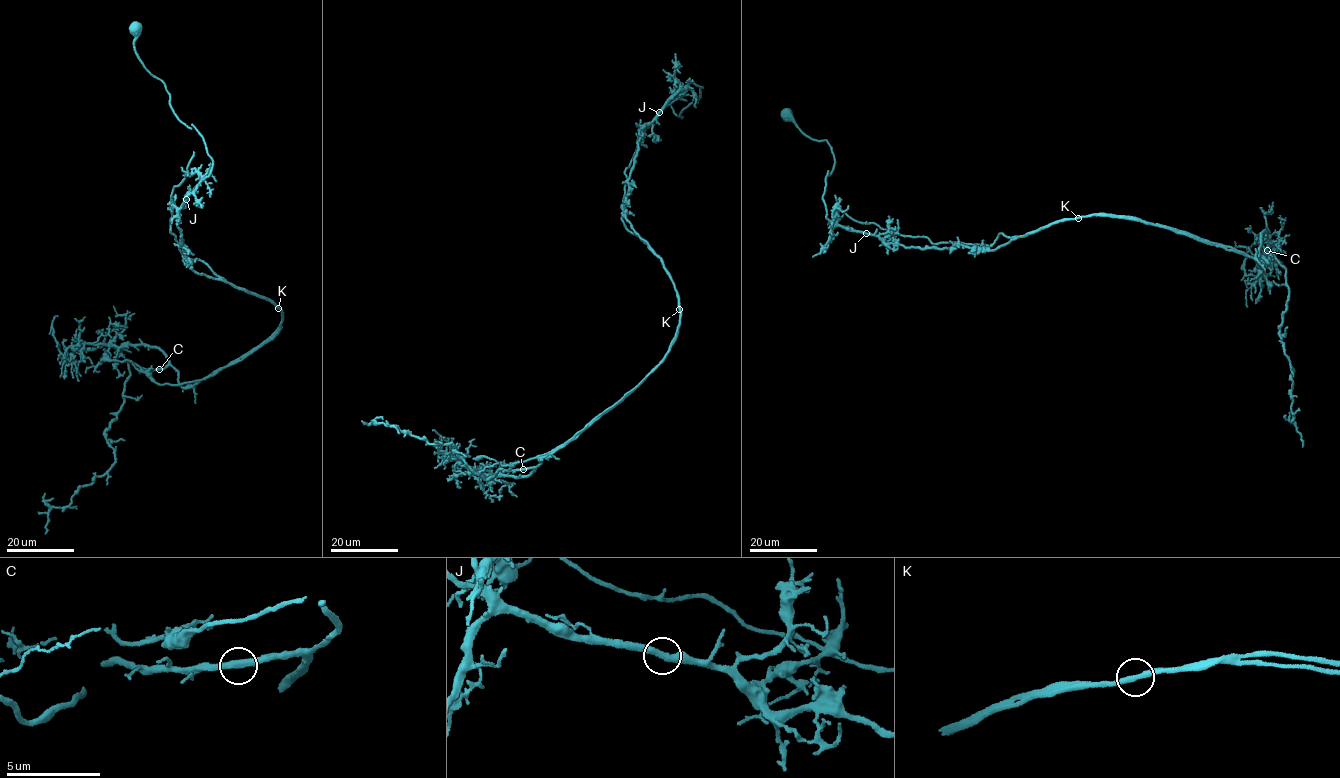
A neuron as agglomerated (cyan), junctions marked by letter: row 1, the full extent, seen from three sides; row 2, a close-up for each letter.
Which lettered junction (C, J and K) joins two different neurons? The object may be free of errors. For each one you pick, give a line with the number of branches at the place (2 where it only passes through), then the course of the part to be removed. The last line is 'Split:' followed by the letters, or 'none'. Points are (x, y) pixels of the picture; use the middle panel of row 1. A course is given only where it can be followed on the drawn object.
K: Branches: 2. Course of the part to remove: (680, 309), (666, 356), (535, 466), (499, 469), (485, 479), (451, 443), (429, 444), (397, 426), (362, 421)
Split: K

